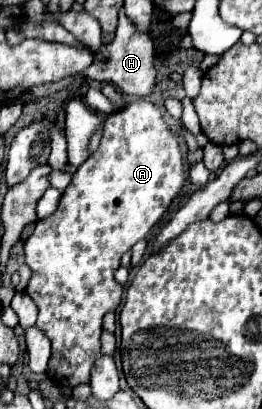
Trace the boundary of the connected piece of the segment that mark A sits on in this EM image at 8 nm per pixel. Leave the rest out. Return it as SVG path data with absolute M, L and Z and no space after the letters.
M140 98L106 118L104 136L96 154L92 154L74 172L56 212L38 220L32 236L24 244L26 264L32 268L26 294L38 306L38 328L42 328L52 342L52 358L48 366L50 374L68 378L70 386L90 382L90 368L100 356L102 318L122 300L122 286L114 280L120 258L152 230L152 226L162 218L172 200L178 196L182 186L184 160L178 134L164 122L158 106Z

